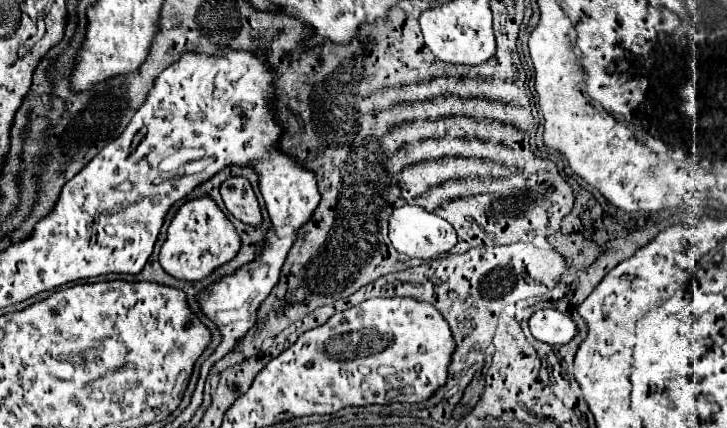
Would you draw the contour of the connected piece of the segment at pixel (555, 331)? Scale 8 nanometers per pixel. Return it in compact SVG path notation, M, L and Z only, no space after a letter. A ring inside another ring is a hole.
M545 308L533 312L529 318L529 330L537 340L555 346L569 342L577 334L577 324L567 314Z

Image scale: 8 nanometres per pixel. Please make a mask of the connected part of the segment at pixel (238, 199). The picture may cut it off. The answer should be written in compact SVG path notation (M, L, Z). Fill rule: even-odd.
M235 176L221 184L221 196L227 200L227 210L249 226L261 224L261 210L257 196L247 178Z

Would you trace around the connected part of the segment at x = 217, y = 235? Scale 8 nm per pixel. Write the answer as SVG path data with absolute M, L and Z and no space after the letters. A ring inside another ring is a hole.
M209 196L187 200L173 216L167 228L167 240L159 252L159 264L167 274L185 280L207 278L217 266L229 262L239 252L239 234Z

